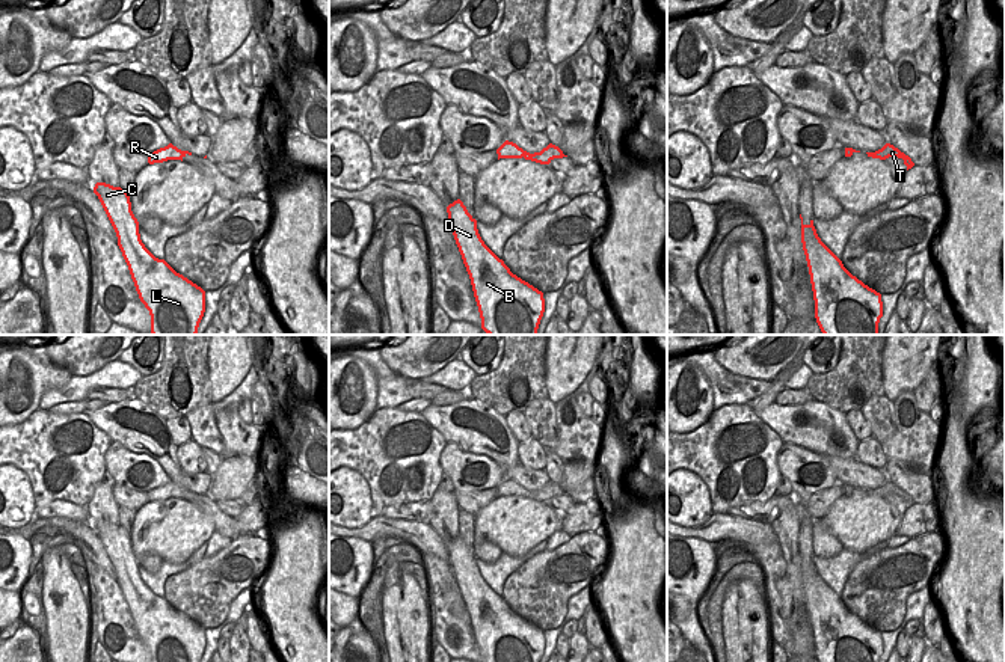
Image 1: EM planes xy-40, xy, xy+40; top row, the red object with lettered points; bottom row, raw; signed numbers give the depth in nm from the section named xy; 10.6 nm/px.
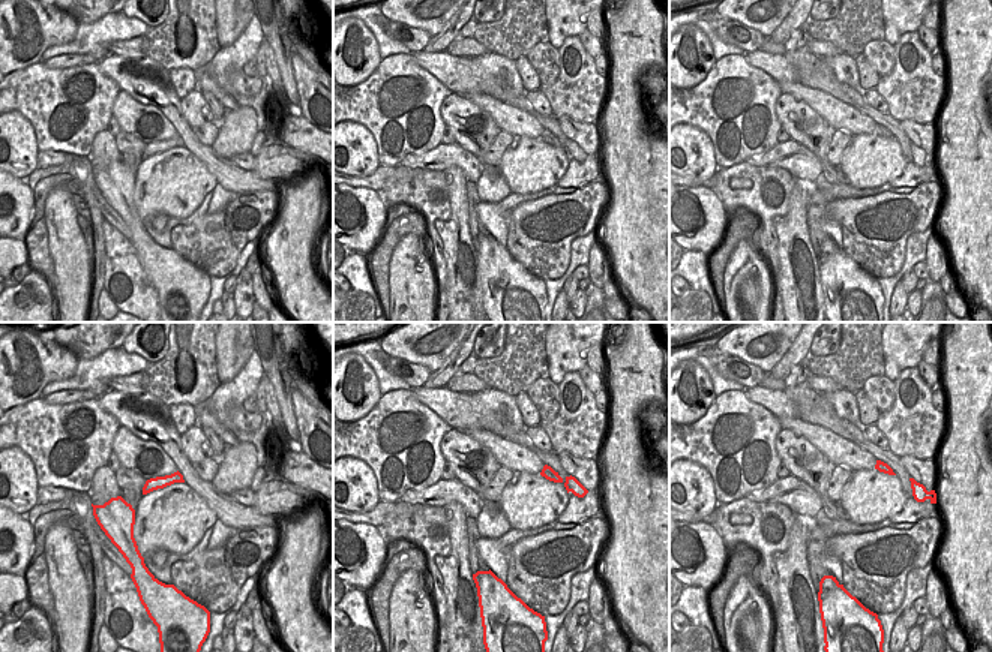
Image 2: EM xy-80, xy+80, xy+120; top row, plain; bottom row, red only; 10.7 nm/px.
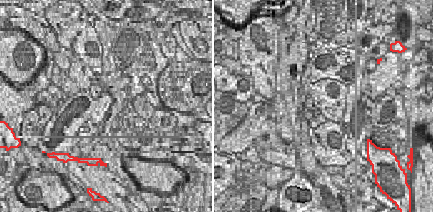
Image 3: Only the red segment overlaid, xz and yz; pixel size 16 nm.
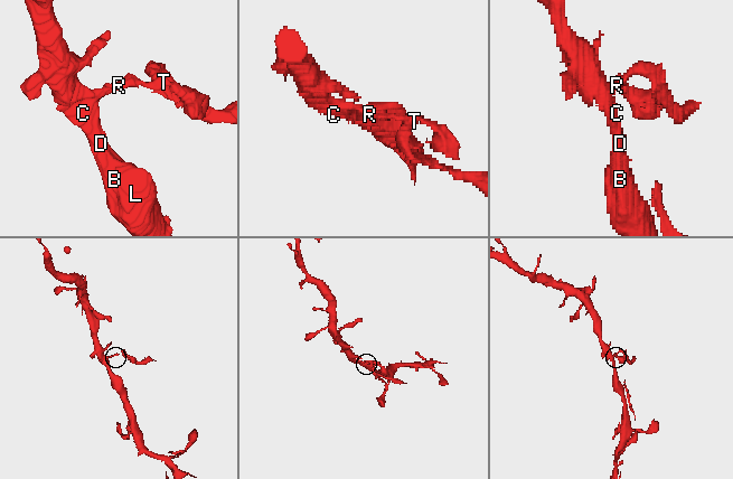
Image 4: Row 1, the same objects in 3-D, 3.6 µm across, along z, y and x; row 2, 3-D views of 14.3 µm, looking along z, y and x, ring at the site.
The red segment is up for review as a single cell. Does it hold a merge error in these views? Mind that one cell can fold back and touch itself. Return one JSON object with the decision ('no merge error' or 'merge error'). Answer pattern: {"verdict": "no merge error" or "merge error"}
{"verdict": "merge error"}

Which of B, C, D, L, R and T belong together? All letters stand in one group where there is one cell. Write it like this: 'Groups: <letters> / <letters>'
Groups: B C D L R / T.

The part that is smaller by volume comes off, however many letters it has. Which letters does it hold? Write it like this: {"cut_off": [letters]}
{"cut_off": ["T"]}

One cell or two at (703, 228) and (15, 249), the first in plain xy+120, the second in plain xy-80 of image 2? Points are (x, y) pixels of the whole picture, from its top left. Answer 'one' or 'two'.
two

